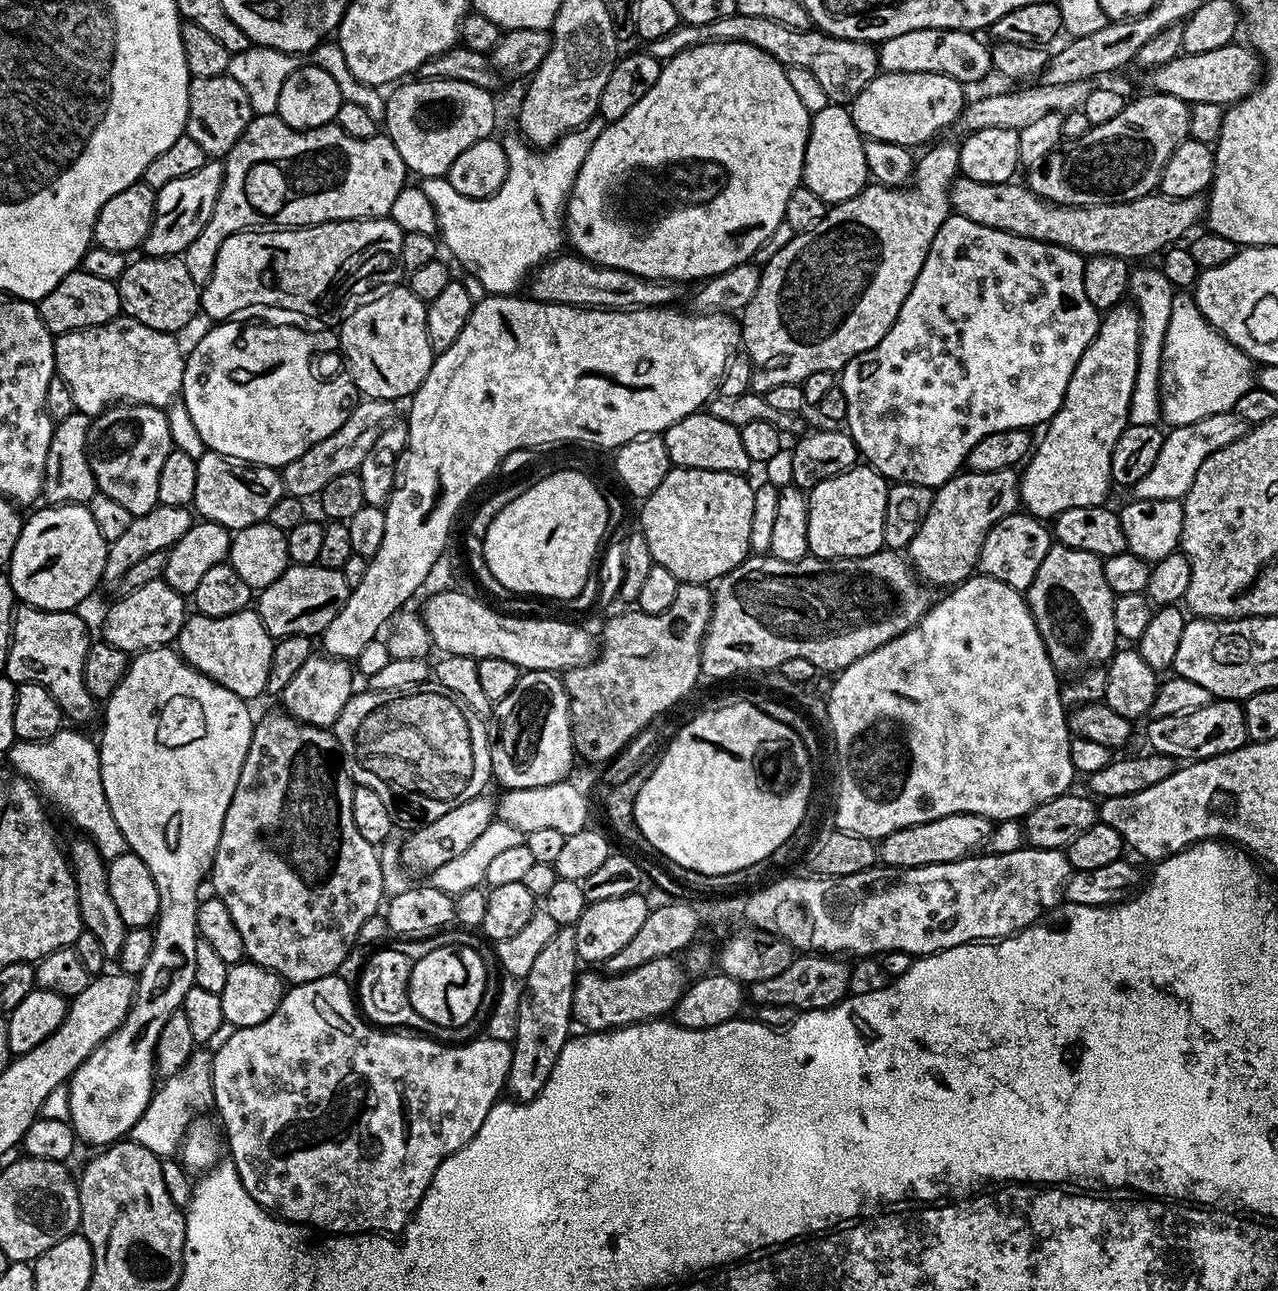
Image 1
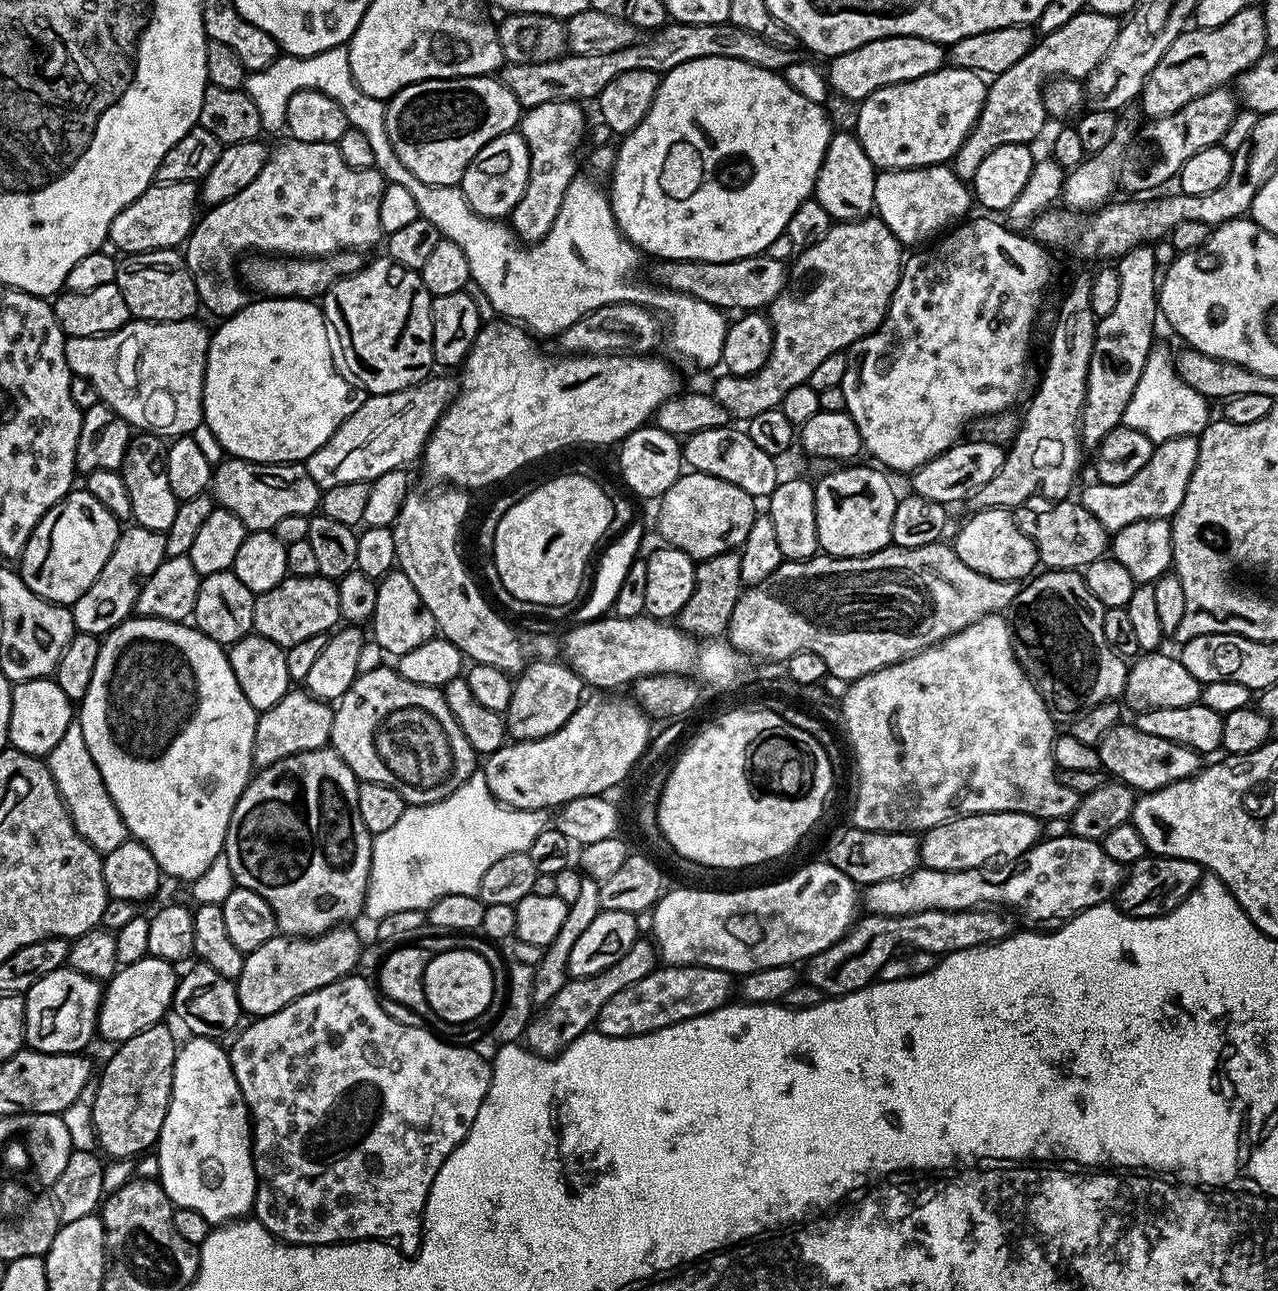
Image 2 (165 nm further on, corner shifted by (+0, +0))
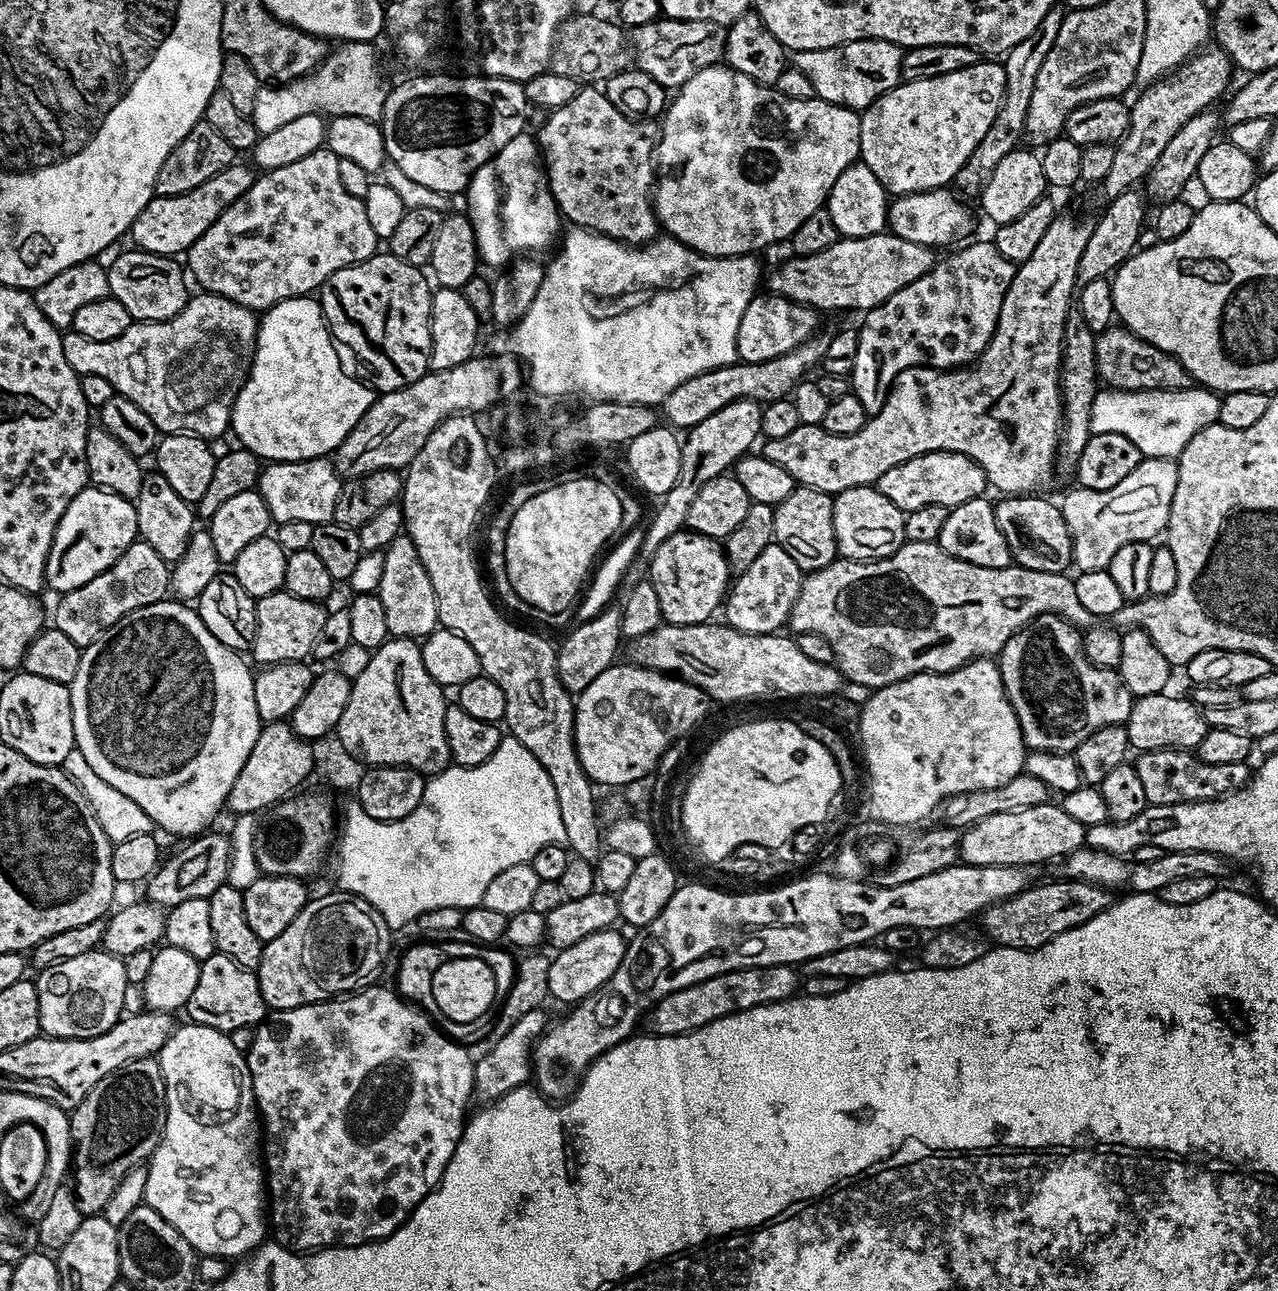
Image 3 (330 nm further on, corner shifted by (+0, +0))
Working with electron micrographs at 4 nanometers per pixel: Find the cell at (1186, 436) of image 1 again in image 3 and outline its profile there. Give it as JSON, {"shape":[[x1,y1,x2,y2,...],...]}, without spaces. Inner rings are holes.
{"shape":[[1149,456,1141,459,1140,465,1118,486,1110,490,1095,492,1089,488,1072,486,1072,489,1064,496,1064,501,1059,501,1058,507,1066,526,1070,530,1072,539,1072,562,1077,573,1105,570,1110,558,1122,550,1122,546,1130,546,1130,542,1155,541,1155,536,1165,531,1168,527,1168,515,1170,514,1170,502,1174,498,1174,486,1178,486,1178,466,1175,459,1154,458]]}

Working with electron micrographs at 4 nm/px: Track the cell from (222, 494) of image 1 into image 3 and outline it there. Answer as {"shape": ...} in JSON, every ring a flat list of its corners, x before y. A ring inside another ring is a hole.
{"shape":[[331,459,281,460,269,463,261,471,258,491,276,524,310,522,318,525,331,521,341,483,342,477,336,472]]}

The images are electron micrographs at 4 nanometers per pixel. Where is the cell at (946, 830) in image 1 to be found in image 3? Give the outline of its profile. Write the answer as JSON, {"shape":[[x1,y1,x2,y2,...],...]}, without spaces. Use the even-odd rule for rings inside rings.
{"shape":[[1049,802,1042,806,1030,806,1030,810,1022,810,1014,814,990,814,990,818,982,818,982,822,971,824,963,829,960,837,960,860,974,866,1006,866,1007,864,1026,864,1037,866,1047,860,1059,861,1069,856,1074,850,1085,847,1086,829,1078,818,1070,818,1059,803]]}

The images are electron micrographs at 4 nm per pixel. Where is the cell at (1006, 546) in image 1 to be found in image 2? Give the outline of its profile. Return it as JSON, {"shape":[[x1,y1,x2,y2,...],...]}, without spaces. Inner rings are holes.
{"shape":[[982,508,971,513,973,516,956,532,954,547,958,558,970,566,970,570,978,570,978,574,986,574,999,580,1014,580,1024,582,1037,571,1038,557,1034,542,1018,526,1015,511,1006,508]]}

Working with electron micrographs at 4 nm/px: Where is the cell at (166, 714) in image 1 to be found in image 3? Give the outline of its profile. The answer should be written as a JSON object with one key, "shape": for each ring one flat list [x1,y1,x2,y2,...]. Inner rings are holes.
{"shape":[[165,598,150,606,142,606,126,618,114,622,92,644,87,645,80,653,78,674,74,674,70,685,70,702,72,703,72,721,74,722,74,738,77,750,90,762,90,767,98,773,105,782,110,782,114,790,122,790,126,798,138,802,146,814,150,814,153,825,157,829,165,828,172,836,195,838,209,827,208,824,228,803,230,786,234,786,234,778,238,778,238,770,246,766,246,758,250,758,250,750,254,750,254,742,258,742,258,734,262,721,258,714,258,706,254,702,253,669,248,669,249,661,233,648,222,646,210,630,202,622,199,611,184,602]]}

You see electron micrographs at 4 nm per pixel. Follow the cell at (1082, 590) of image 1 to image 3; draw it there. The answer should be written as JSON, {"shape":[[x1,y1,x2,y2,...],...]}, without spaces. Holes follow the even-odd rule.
{"shape":[[1053,612,1042,614,1019,628,999,652,998,663,1004,692,1008,695,1008,701,1012,703,1025,745,1029,749,1072,754,1079,744,1086,742,1086,738,1094,734,1094,730,1102,730,1102,726,1115,724,1127,725,1134,697,1130,689,1120,681,1119,671,1094,666,1094,662,1090,662,1090,658,1086,658,1084,653,1081,629]]}

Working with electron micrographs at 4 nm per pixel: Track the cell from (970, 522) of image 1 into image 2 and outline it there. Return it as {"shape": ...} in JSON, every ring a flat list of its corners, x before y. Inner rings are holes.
{"shape":[[1086,275,1080,276,1068,288,1068,293,1060,300,1060,309,1056,312,1056,325,1052,328,1052,337,1048,340,1048,361,1044,364,1044,373,1040,376,1040,385,1028,404,1028,413,1024,420,1019,421,1015,436,1007,449,1004,465,986,486,982,486,970,497,973,509,1006,508,1015,510,1027,505,1035,492,1041,492,1045,501,1055,502,1067,500,1073,495,1072,487,1076,484,1076,475,1080,472,1080,452,1082,441,1080,438,1080,415,1084,409,1086,398,1086,374,1090,370,1090,354,1094,354,1094,338,1098,317,1094,314,1094,306,1090,302,1091,279]]}

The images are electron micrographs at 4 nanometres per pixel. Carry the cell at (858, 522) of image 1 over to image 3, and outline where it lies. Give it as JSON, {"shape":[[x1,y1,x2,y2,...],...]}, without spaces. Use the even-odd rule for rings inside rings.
{"shape":[[854,486,850,490,835,493,834,538,836,551,846,560,881,560,894,554,905,543,904,518,901,512,886,494,874,486]]}

